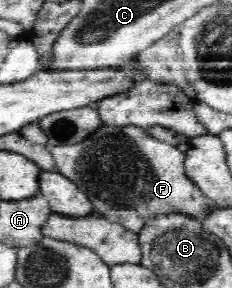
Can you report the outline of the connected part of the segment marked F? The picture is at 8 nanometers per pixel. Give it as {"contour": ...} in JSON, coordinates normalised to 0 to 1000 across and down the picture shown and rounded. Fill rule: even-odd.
{"contour":[[[440,431],[345,497],[207,507],[250,594],[392,691],[405,740],[599,806],[651,753],[780,740],[858,764],[931,726],[918,698],[802,608],[797,535],[655,476],[629,444]]]}

